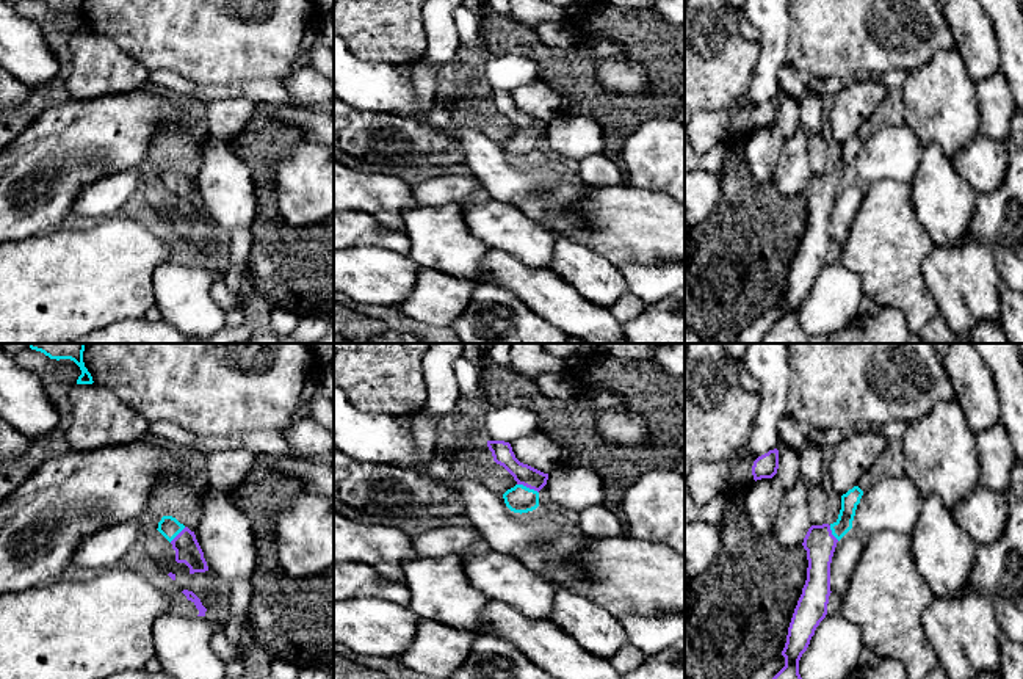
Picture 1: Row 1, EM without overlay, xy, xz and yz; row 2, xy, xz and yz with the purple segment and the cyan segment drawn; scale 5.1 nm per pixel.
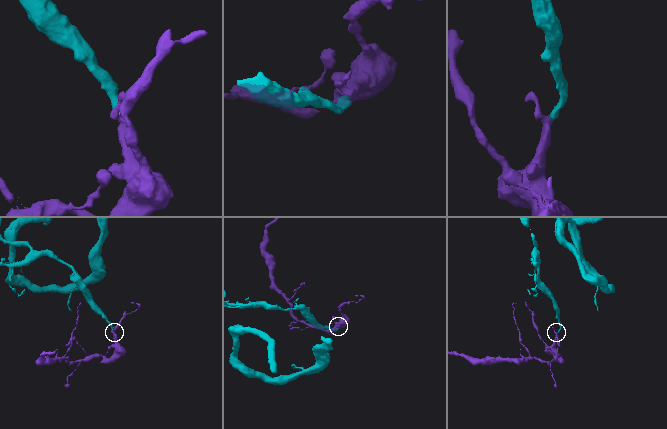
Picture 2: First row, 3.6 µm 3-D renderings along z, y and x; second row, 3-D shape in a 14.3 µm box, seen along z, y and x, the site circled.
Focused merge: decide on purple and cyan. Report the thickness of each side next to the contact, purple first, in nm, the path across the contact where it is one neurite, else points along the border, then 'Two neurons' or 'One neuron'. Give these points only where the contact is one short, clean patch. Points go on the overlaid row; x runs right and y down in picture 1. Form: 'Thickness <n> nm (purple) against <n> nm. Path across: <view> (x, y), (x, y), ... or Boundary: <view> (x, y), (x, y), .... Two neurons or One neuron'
Thickness 110 nm (purple) against 140 nm. Path across: xz (502, 452), (528, 486), (519, 499). One neuron

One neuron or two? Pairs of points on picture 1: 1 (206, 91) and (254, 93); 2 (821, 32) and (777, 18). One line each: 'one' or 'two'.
1: one
2: two

